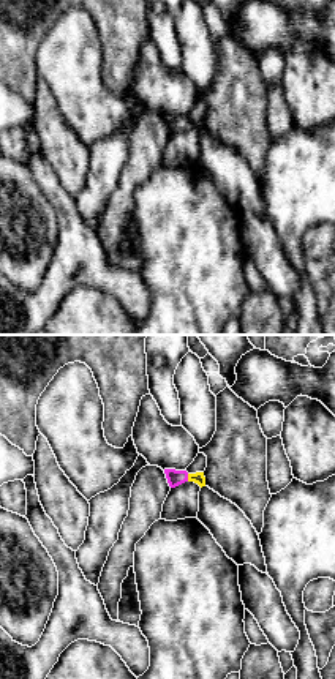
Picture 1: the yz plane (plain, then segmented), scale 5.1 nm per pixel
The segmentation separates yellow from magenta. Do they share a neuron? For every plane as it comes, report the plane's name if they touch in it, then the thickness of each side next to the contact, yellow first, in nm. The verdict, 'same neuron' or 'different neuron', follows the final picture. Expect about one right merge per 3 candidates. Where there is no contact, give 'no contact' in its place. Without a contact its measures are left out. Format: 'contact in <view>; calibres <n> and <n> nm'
contact in yz; calibres 60 and 80 nm

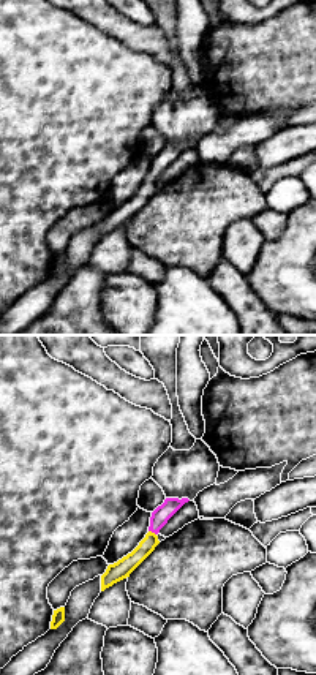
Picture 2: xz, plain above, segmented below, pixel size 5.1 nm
contact in xz; calibres 90 and 90 nm

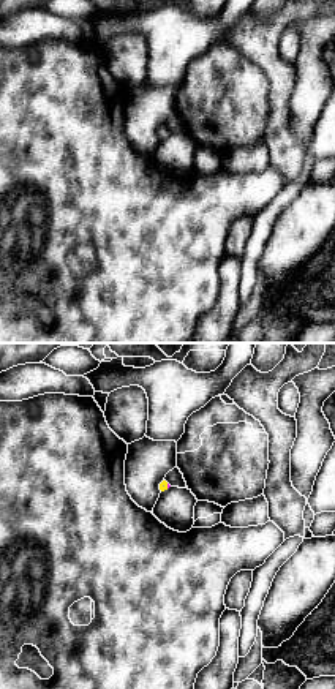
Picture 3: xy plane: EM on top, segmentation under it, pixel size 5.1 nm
contact in xy; calibres 50 and 20 nm

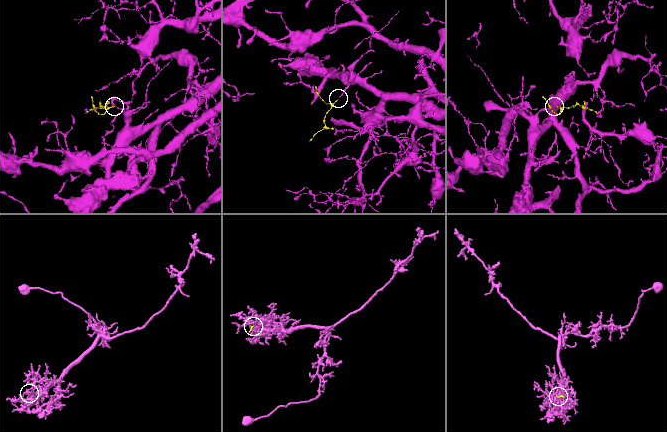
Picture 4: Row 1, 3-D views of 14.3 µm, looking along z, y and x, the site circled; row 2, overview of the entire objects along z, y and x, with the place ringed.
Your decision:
same neuron

